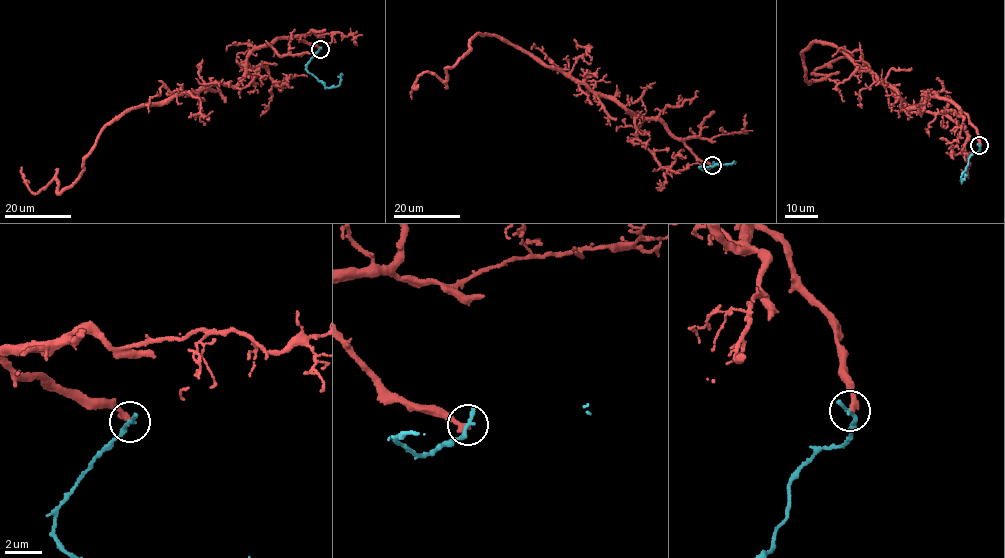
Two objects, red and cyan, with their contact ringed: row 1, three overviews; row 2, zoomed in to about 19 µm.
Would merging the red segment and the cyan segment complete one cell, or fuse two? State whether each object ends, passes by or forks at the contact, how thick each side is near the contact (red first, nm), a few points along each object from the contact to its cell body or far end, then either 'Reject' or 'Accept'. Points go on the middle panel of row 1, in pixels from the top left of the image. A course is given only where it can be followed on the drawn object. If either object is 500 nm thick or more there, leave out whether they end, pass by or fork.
At the ring red ends. At the ring cyan ends. Thickness 360 nm (red) against 280 nm. Course of red: (712, 165), (659, 120), (636, 115), (486, 34), (446, 68), (445, 81), (421, 74), (411, 99). Course of cyan: (712, 165), (705, 170), (699, 167), (735, 163). Reject

